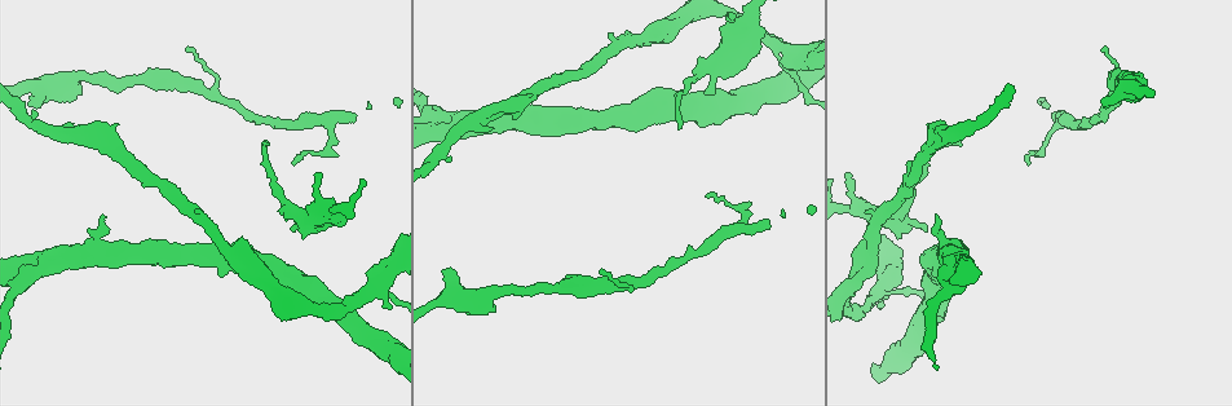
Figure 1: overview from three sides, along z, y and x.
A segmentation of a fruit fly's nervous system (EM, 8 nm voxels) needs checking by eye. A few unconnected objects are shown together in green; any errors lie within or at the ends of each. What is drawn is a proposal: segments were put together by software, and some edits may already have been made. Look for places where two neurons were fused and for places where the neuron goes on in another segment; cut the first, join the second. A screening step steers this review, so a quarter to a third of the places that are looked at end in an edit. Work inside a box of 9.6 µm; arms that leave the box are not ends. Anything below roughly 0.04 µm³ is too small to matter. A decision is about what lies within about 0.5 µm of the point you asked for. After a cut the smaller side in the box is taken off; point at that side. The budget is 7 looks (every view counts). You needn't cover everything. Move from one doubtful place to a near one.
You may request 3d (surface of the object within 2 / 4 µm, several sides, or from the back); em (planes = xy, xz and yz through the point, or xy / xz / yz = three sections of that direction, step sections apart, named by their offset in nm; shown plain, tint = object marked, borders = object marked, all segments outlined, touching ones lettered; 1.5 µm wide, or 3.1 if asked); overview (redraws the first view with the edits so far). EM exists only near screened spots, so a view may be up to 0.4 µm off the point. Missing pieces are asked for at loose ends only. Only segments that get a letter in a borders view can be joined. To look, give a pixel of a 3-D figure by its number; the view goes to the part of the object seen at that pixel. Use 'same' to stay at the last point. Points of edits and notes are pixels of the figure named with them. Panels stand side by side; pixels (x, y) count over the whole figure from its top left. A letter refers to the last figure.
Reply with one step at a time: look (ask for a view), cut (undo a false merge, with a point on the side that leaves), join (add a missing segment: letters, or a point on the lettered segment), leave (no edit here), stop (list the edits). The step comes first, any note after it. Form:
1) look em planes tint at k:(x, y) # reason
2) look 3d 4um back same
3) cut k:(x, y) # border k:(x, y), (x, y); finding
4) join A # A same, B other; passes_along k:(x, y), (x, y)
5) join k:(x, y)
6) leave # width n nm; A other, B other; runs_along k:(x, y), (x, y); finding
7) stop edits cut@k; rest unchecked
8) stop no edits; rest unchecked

look em planes borders at 1:(351, 116) # branch stops here

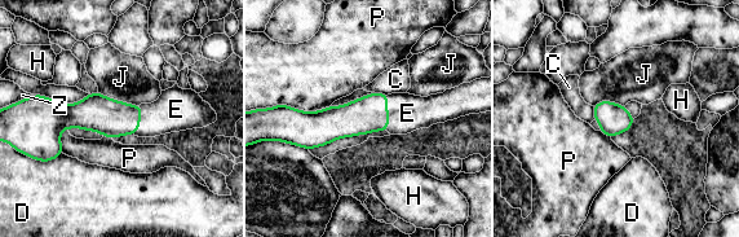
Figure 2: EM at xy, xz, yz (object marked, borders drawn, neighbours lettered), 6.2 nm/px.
join E # C other, D other, E same, H other, J other, P other, Z other; it goes on there

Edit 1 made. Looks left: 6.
look 3d 4um at 1:(322, 173) # branch stops here

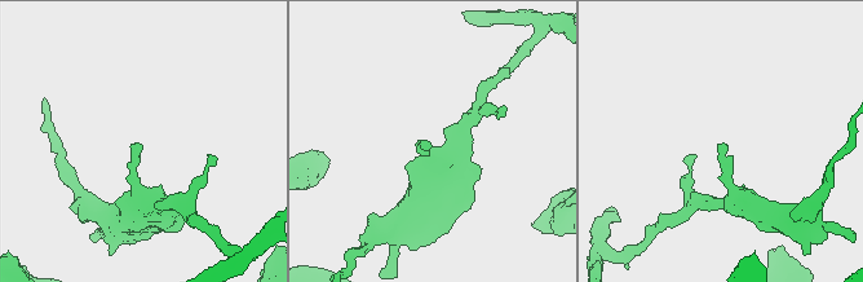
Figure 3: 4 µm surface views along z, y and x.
look em planes borders at 3:(428, 146)

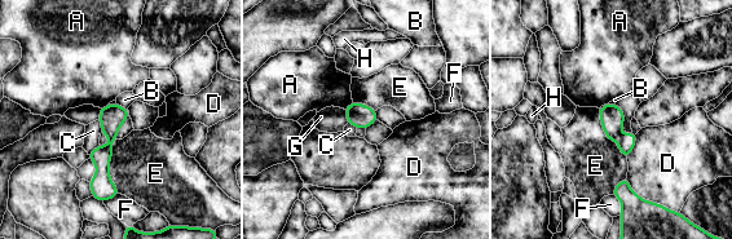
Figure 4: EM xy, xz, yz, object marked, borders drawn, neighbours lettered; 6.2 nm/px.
leave # longest_contact E 360 nm; A other, B other, C other, D other, E other, F other, G other, H other; runs_along 4:(115, 107), (104, 195); none of them fits

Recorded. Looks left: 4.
look em planes borders at 1:(880, 308) # branch stops here

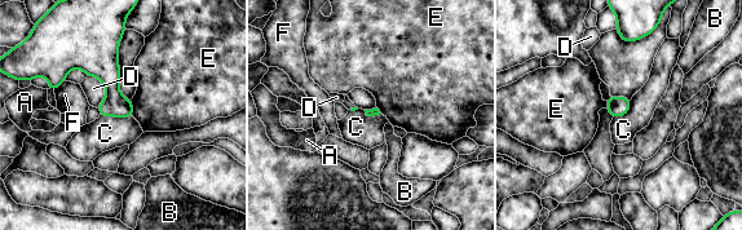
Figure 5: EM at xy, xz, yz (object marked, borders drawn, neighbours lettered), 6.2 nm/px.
leave # A other, B other, C other, D other, E other, F other; border 5:(100, 114), (132, 118); no lettered segment goes on from it

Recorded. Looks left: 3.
stop edits join@2; rest unchecked

